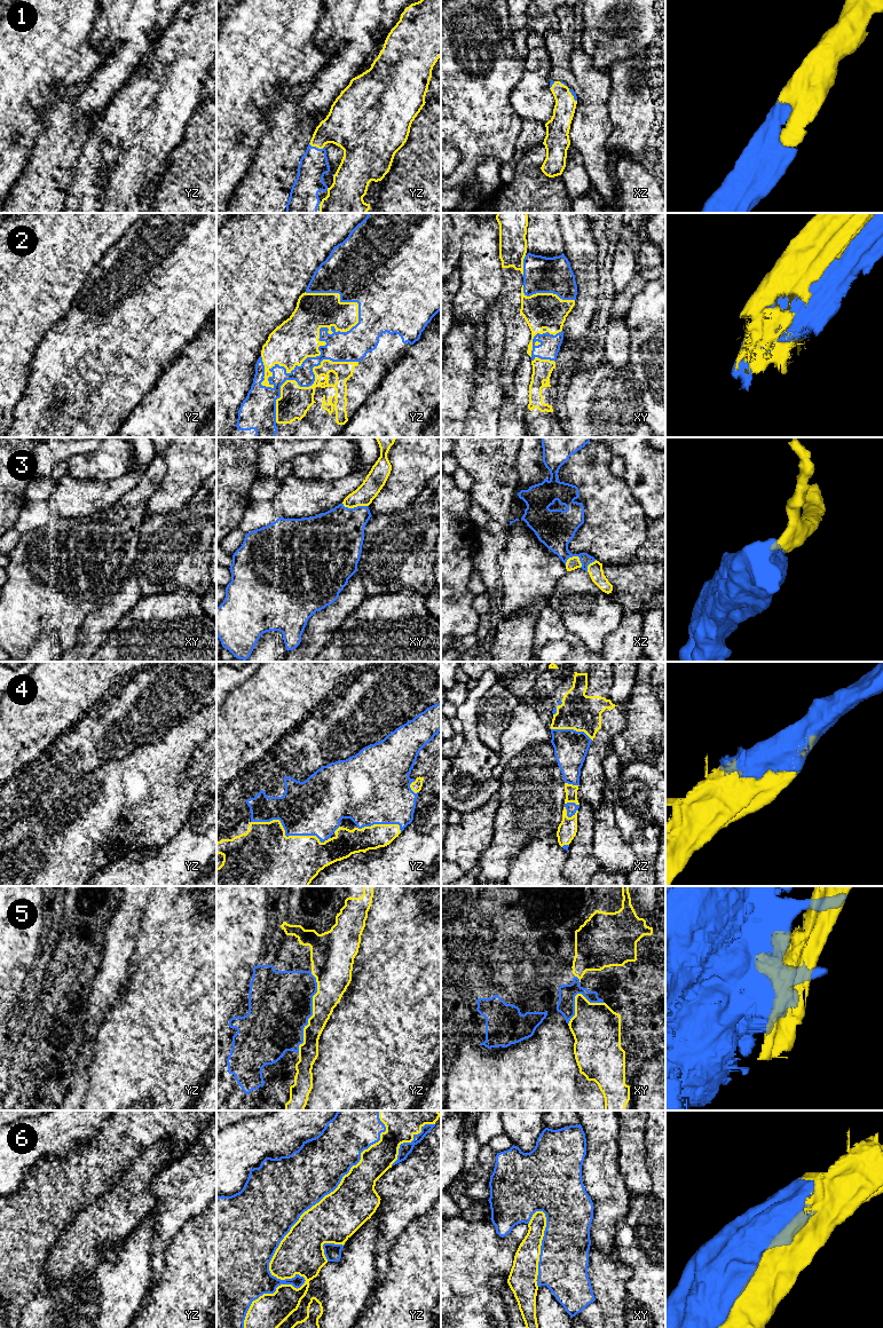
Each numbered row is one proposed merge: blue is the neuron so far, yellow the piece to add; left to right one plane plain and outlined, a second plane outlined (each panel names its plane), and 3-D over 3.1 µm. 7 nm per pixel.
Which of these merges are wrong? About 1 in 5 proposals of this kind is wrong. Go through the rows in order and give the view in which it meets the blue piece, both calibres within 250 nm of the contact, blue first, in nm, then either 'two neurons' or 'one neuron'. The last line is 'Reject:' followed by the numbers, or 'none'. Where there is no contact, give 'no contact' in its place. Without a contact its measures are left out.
1: yz | 200/280 nm | one neuron
2: yz | 220/300 nm | two neurons
3: xz | 280/90 nm | one neuron
4: yz | 380/460 nm | one neuron
5: yz | 440/200 nm | two neurons
6: yz | 500/300 nm | two neurons
Reject: 2, 5, 6

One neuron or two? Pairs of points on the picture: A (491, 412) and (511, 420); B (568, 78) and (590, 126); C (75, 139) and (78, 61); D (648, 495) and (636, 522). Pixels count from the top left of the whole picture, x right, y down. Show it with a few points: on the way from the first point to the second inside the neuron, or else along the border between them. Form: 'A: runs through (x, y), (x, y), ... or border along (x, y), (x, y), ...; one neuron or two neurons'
A: border along (501, 406), (498, 425); two neurons
B: border along (573, 73), (582, 92), (582, 97), (578, 101); two neurons
C: border along (86, 79), (62, 85), (58, 88), (57, 101); two neurons
D: border along (627, 485), (647, 518); two neurons

